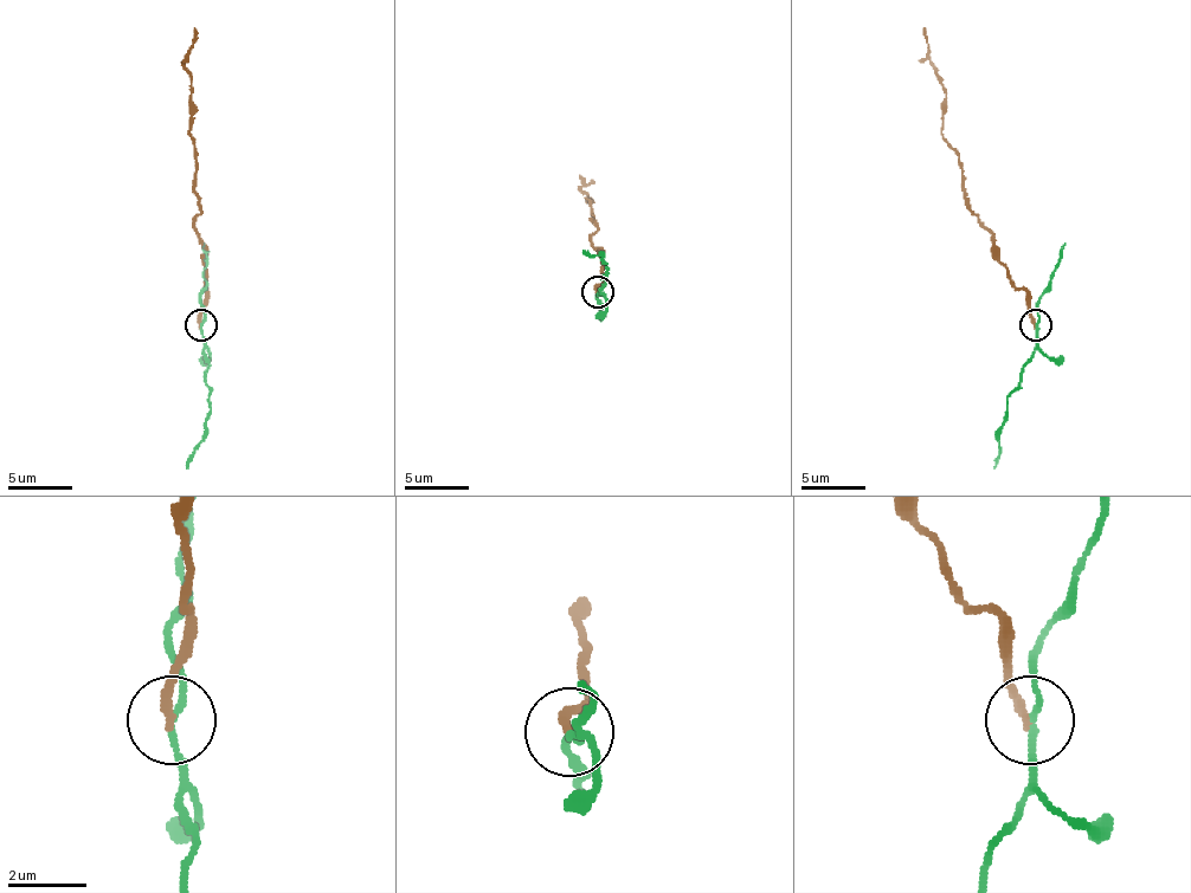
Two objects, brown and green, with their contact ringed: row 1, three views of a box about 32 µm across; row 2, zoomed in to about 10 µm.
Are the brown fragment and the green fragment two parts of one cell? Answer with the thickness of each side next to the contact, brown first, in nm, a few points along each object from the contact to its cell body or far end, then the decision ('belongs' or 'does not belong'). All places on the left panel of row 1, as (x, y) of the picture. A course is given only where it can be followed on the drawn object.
calibres 220 and 150 nm; course brown (201, 324), (205, 247), (195, 231), (201, 212), (185, 60), (195, 28); course green (201, 324), (208, 420), (205, 440), (185, 468); does not belong

